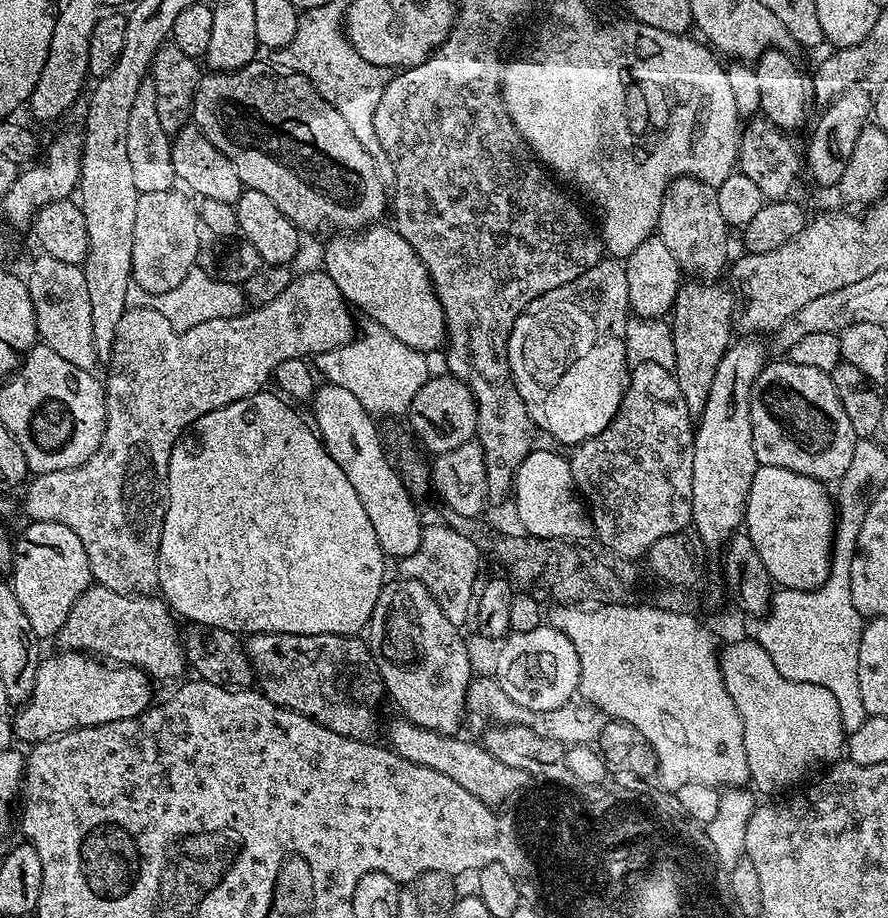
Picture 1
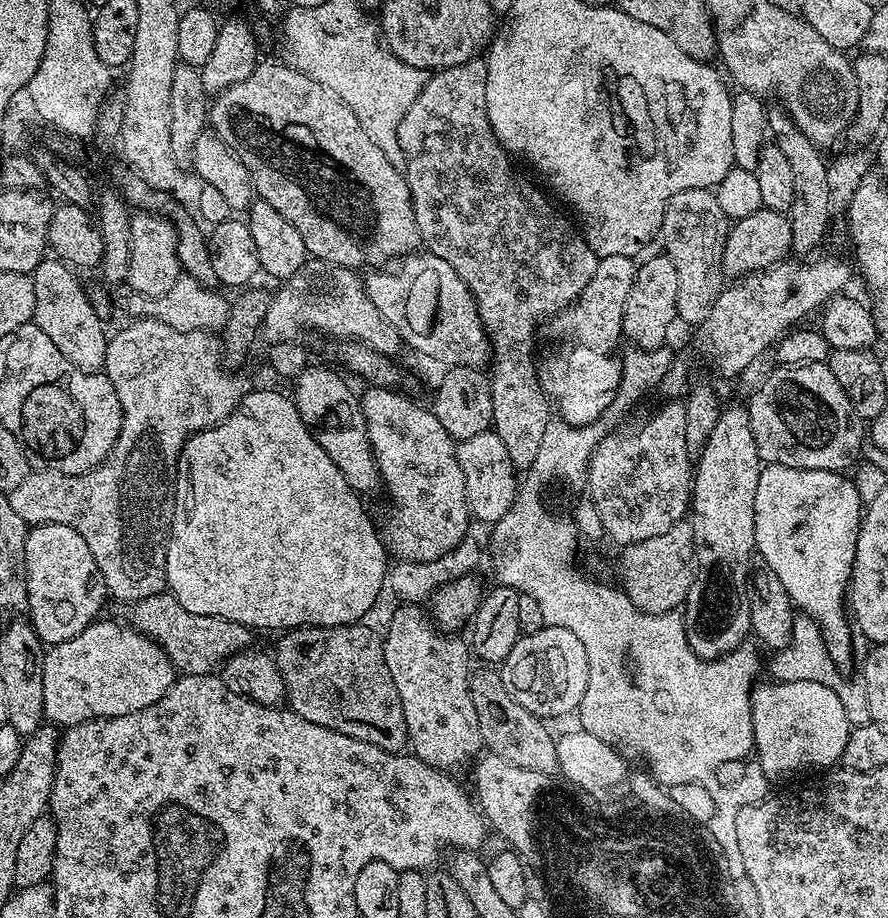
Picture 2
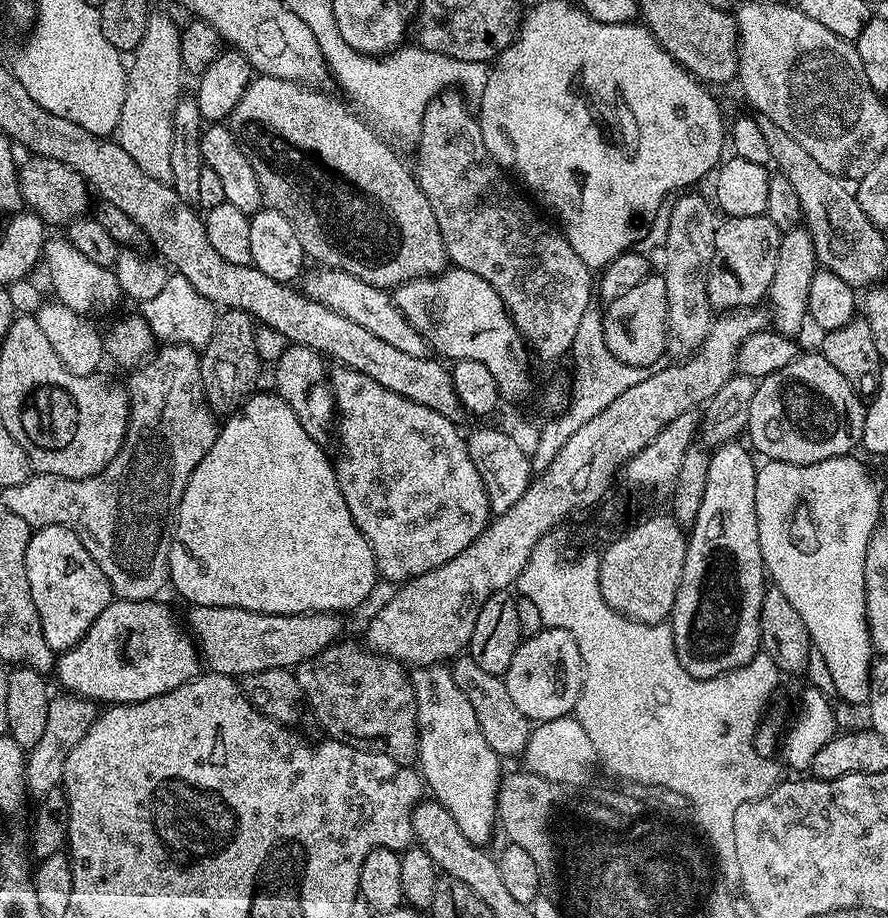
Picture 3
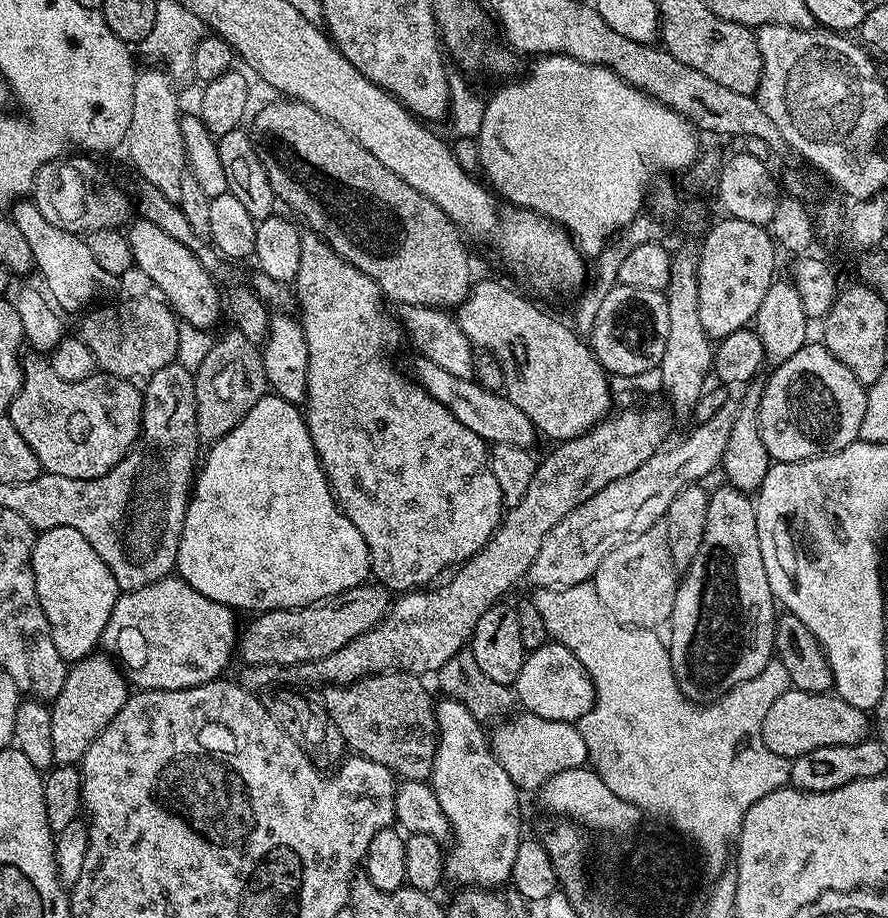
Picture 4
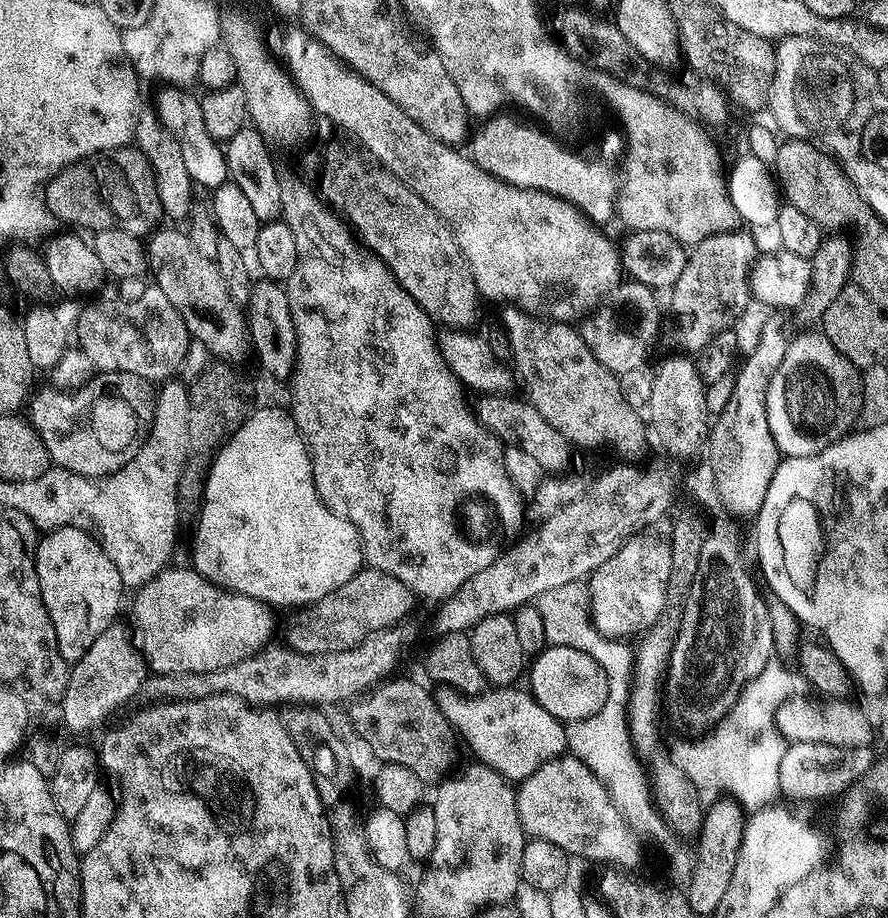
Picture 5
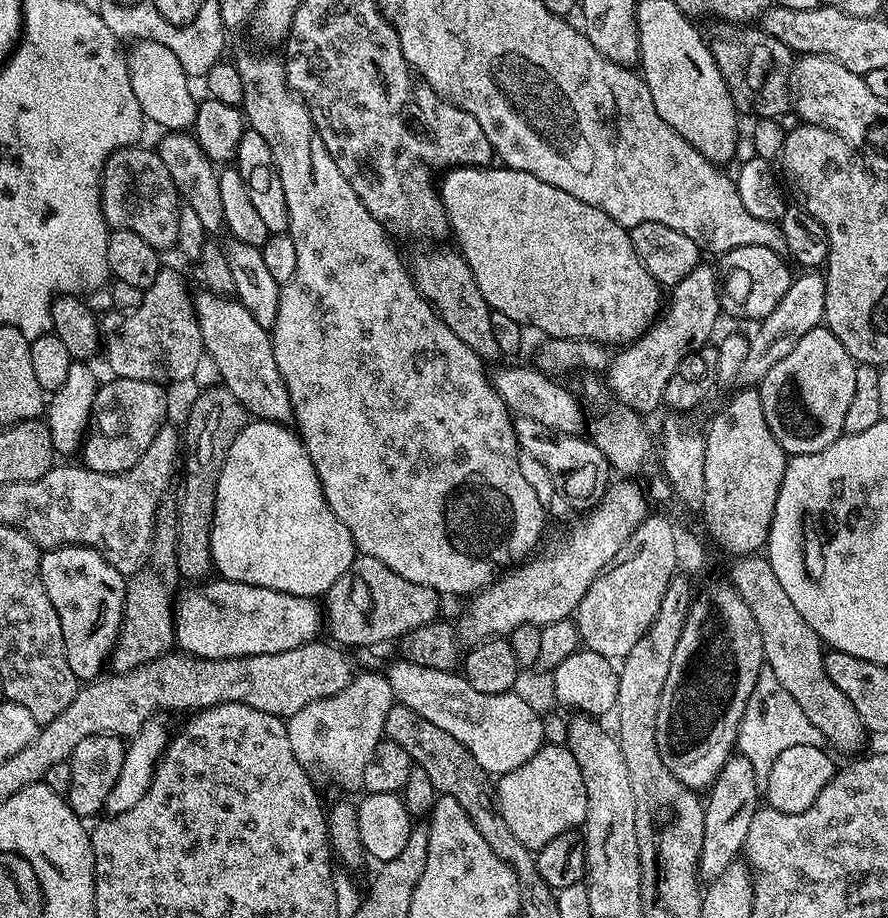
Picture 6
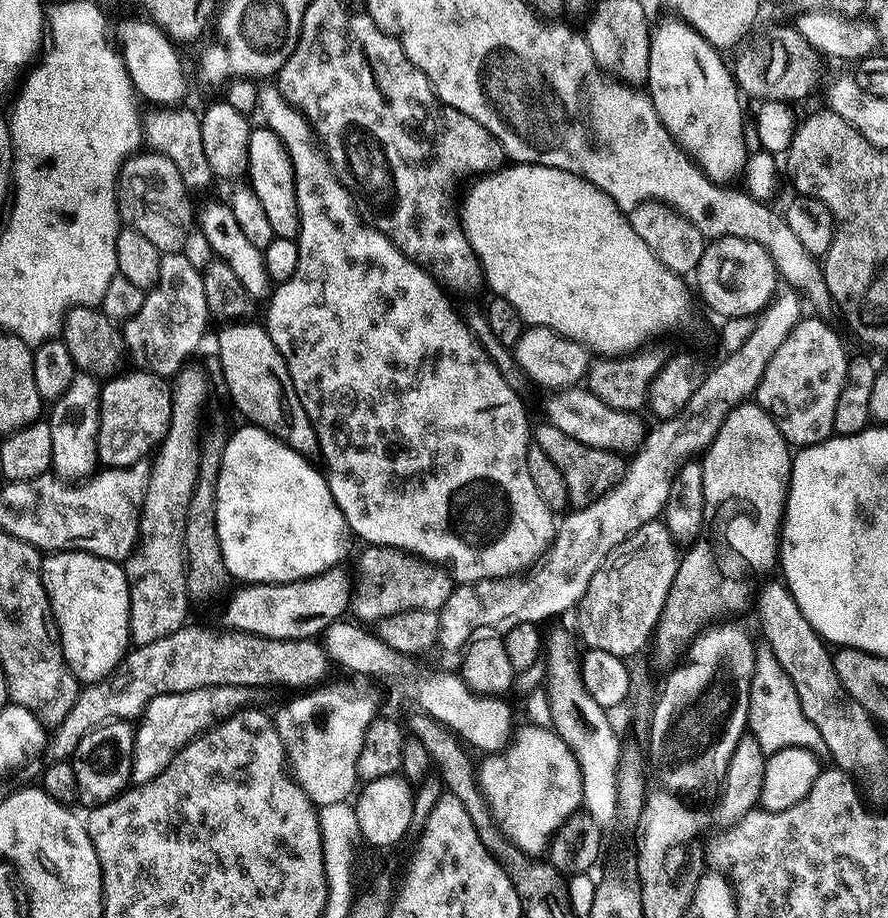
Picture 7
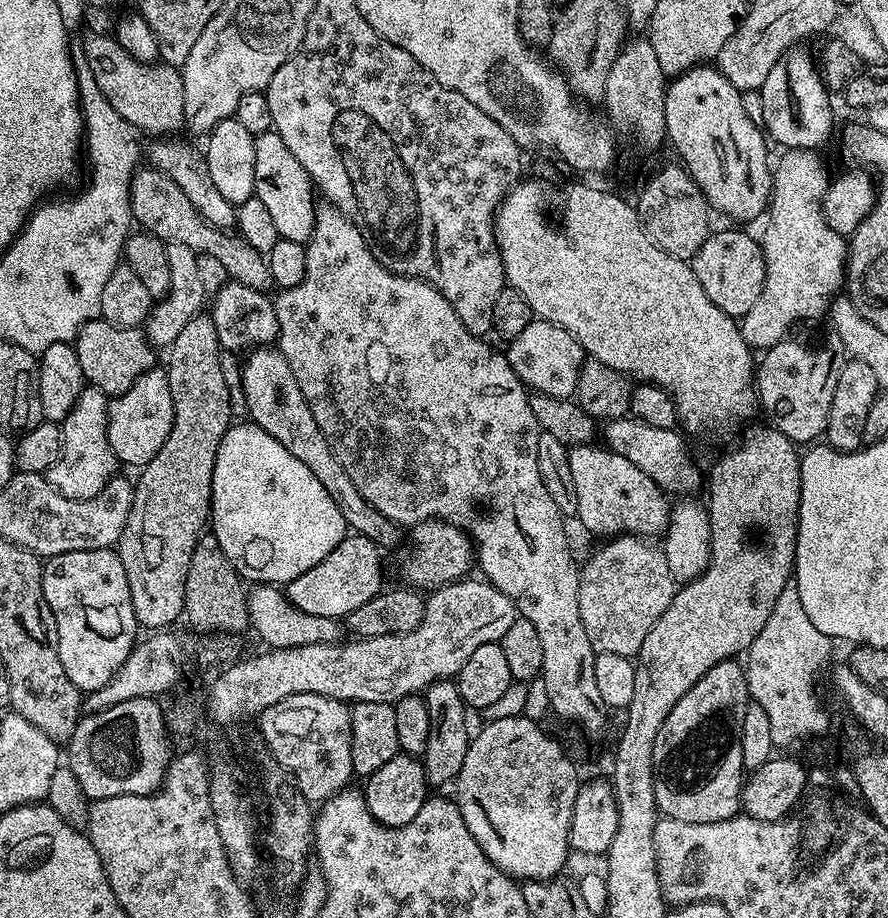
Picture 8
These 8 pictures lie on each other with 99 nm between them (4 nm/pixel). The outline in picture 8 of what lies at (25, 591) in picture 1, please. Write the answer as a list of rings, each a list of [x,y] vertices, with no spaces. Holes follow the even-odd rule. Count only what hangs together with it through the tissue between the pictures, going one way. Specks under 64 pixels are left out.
[[[112,548],[98,550],[74,550],[66,554],[47,557],[43,561],[44,577],[42,590],[47,611],[56,619],[54,628],[54,643],[56,653],[62,662],[62,670],[66,670],[66,678],[74,682],[81,693],[87,694],[106,686],[110,678],[126,662],[138,643],[138,625],[134,606],[130,602],[130,586],[126,582],[126,570],[122,570],[119,555]]]

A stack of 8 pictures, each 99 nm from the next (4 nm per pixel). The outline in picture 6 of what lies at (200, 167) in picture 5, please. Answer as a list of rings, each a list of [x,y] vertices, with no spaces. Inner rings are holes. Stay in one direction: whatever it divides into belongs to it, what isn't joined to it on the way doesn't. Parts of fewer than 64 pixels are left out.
[[[137,40],[131,48],[127,53],[130,86],[134,86],[134,98],[138,98],[138,106],[144,111],[145,121],[152,123],[153,120],[168,132],[191,129],[196,122],[198,100],[192,97],[190,77],[183,72],[179,58],[157,41]]]

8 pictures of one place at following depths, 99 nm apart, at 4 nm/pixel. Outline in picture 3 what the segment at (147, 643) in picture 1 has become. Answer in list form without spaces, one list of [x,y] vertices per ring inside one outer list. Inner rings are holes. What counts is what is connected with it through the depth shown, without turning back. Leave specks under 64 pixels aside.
[[[201,604],[191,605],[187,610],[189,612],[186,628],[202,657],[203,663],[206,665],[207,671],[218,676],[231,676],[233,678],[243,678],[250,674],[258,674],[262,670],[278,670],[279,668],[295,670],[302,662],[314,659],[318,654],[325,652],[331,644],[337,643],[341,639],[340,631],[344,628],[343,622],[340,621],[343,619],[335,612],[303,612],[297,616],[275,616],[274,614],[262,614],[254,610],[242,610],[234,606],[202,606]]]

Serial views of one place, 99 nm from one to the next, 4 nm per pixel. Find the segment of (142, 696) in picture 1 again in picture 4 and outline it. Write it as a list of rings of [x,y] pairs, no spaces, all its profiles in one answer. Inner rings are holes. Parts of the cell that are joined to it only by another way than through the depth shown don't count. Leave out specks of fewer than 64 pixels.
[[[173,574],[133,592],[120,592],[114,602],[114,610],[110,614],[104,636],[133,689],[182,690],[219,680],[227,673],[224,671],[227,670],[232,656],[234,660],[234,653],[238,648],[236,616],[233,609],[222,602],[206,598],[206,594],[198,594],[194,586],[187,584],[179,574]]]

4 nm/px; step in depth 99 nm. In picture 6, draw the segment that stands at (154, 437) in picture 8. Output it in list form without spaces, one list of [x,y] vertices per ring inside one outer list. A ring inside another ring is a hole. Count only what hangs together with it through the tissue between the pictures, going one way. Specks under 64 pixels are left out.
[[[112,378],[109,384],[101,383],[94,398],[92,407],[92,421],[88,423],[88,434],[84,437],[82,445],[83,467],[89,468],[91,472],[102,472],[115,474],[117,472],[129,472],[146,454],[150,442],[158,434],[160,428],[165,427],[164,415],[168,412],[168,396],[165,385],[154,382],[136,381],[134,378]]]

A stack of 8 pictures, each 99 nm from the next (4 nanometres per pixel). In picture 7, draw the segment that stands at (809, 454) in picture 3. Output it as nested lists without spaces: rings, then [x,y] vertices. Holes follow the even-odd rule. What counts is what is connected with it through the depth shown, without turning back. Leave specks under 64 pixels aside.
[[[801,318],[787,338],[770,358],[762,374],[761,382],[754,393],[755,403],[766,410],[768,417],[778,426],[784,435],[784,441],[793,449],[809,448],[811,444],[821,444],[833,435],[834,406],[838,406],[838,394],[844,389],[844,381],[848,379],[849,353],[844,353],[844,344],[835,330],[828,326],[824,318]]]

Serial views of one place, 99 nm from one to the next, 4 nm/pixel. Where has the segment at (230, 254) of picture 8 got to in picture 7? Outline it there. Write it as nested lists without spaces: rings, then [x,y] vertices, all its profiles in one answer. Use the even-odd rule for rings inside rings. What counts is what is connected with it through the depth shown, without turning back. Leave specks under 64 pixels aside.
[[[144,150],[120,167],[116,205],[120,208],[121,221],[127,227],[136,228],[138,234],[154,243],[162,254],[183,251],[186,238],[194,230],[196,208],[193,208],[190,196],[191,191],[182,182],[178,168],[164,155]]]

